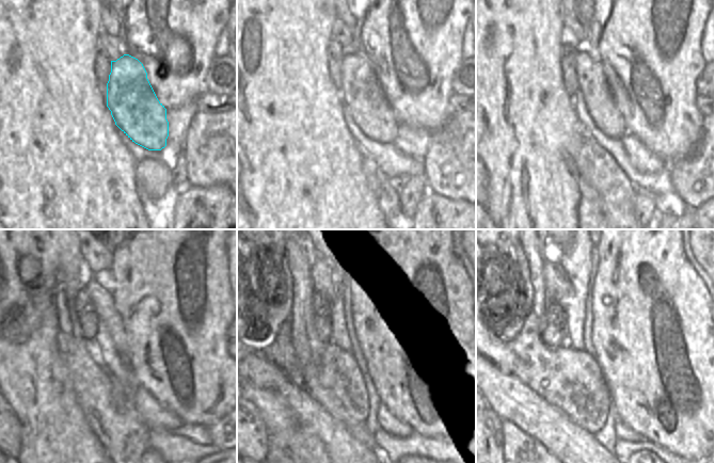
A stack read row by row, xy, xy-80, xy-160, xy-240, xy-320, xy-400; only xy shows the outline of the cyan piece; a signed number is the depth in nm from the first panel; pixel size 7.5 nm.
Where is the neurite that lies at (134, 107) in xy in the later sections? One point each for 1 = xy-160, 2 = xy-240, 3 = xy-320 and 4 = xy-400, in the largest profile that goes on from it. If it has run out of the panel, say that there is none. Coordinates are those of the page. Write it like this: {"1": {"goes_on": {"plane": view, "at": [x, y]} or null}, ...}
{"1": {"goes_on": {"plane": "xy-160", "at": [592, 83]}}, "2": {"goes_on": {"plane": "xy-240", "at": [102, 300]}}, "3": {"goes_on": {"plane": "xy-320", "at": [323, 278]}}, "4": {"goes_on": {"plane": "xy-400", "at": [557, 284]}}}

